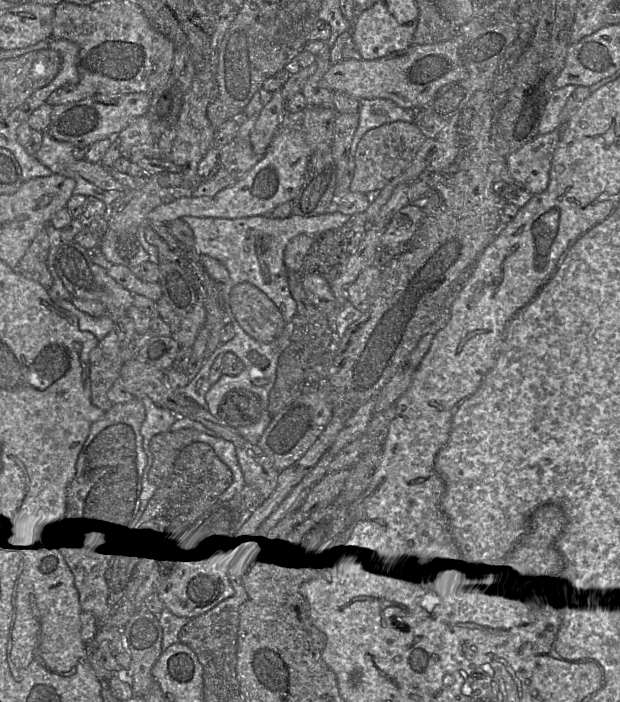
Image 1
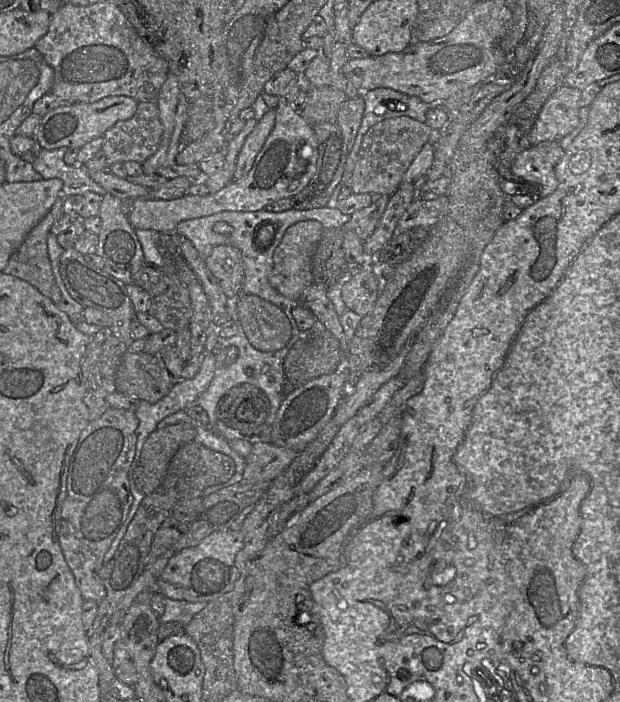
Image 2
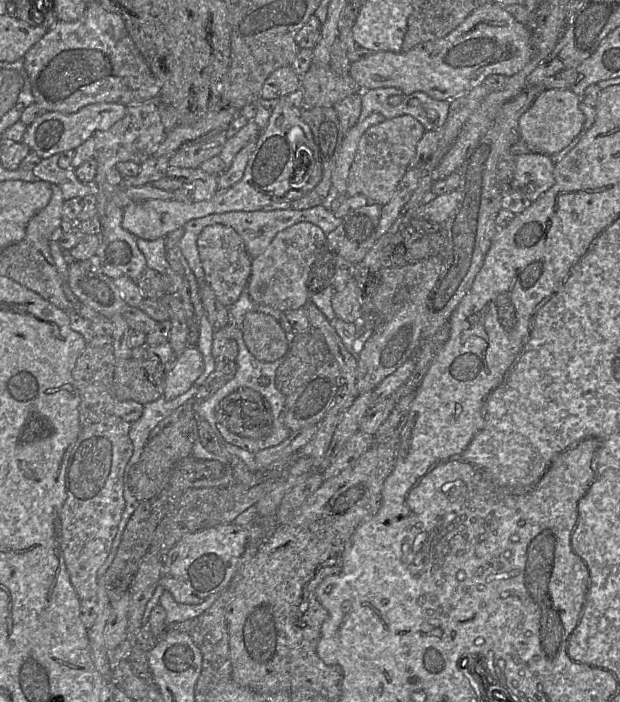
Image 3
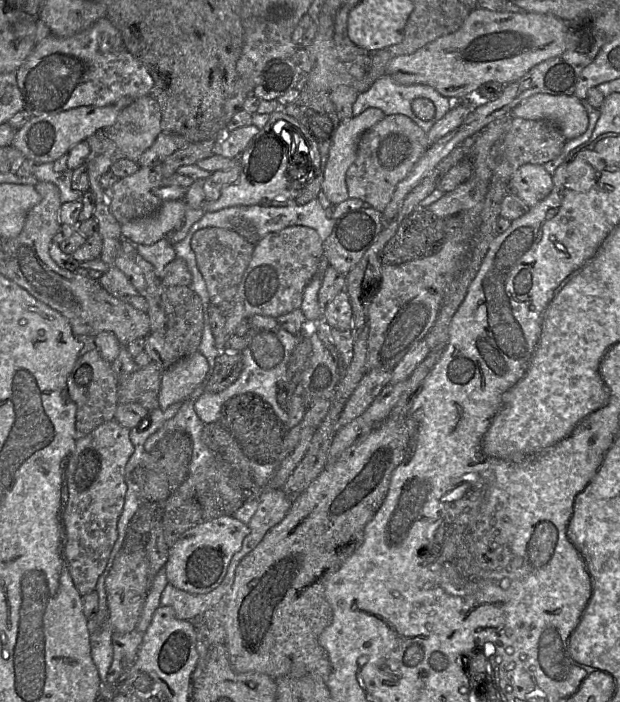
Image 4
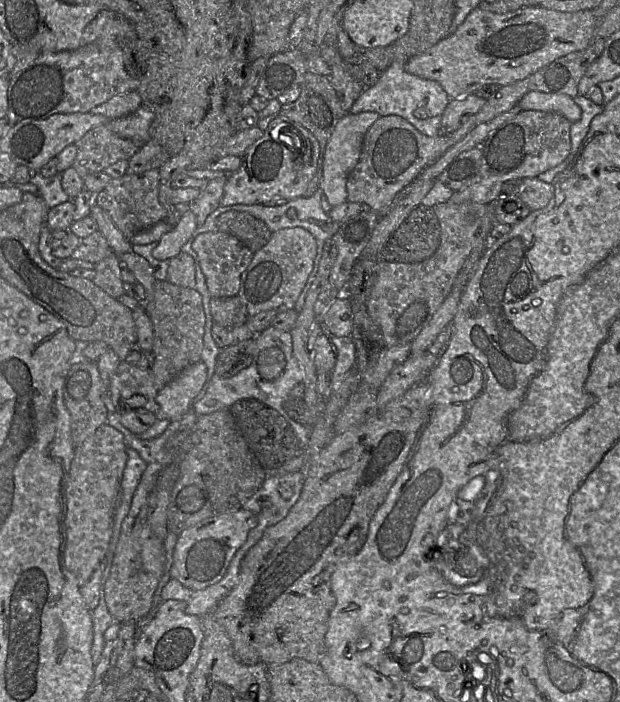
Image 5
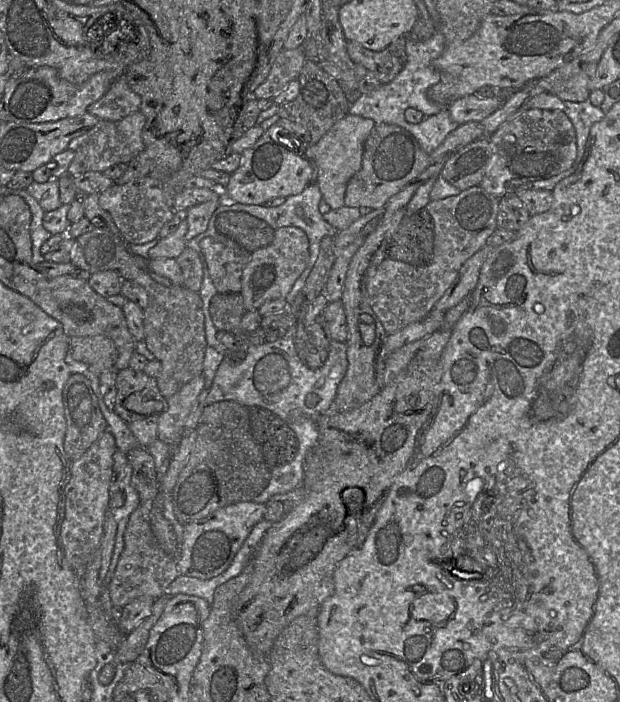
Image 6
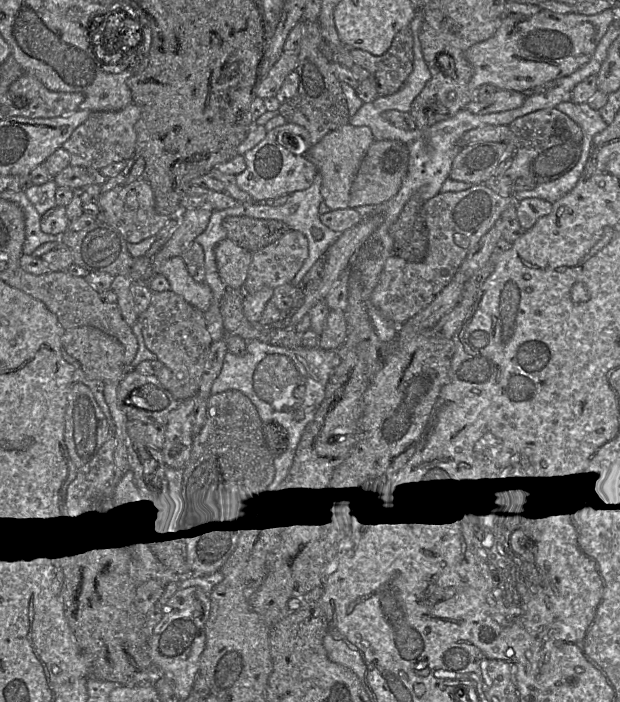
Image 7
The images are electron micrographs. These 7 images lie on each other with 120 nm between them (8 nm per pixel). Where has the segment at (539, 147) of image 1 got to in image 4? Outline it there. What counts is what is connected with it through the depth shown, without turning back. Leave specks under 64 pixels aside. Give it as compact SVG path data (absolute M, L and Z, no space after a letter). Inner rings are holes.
M524 164L510 181L520 197L530 208L546 198L553 190L553 177L543 165Z

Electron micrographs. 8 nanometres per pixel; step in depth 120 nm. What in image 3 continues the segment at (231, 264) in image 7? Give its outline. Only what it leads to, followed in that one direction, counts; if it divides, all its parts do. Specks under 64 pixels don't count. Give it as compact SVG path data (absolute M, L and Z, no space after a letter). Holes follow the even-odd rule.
M212 224L203 229L197 245L205 282L209 284L219 301L229 308L246 290L251 274L252 258L241 236L230 226Z

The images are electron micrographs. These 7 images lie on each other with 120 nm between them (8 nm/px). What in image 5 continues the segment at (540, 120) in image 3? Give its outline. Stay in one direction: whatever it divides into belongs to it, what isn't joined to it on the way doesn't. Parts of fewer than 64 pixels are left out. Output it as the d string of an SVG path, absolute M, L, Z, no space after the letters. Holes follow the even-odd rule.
M531 91L523 96L518 103L521 110L555 112L566 117L571 123L580 120L581 108L574 99L565 94Z

